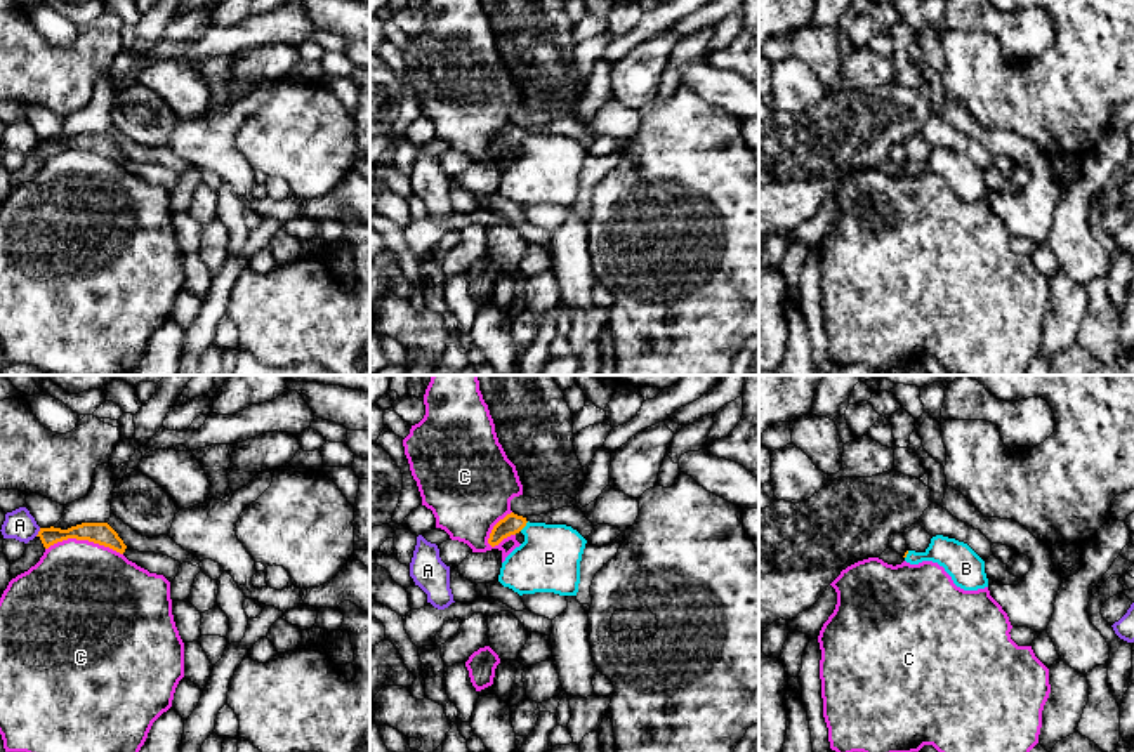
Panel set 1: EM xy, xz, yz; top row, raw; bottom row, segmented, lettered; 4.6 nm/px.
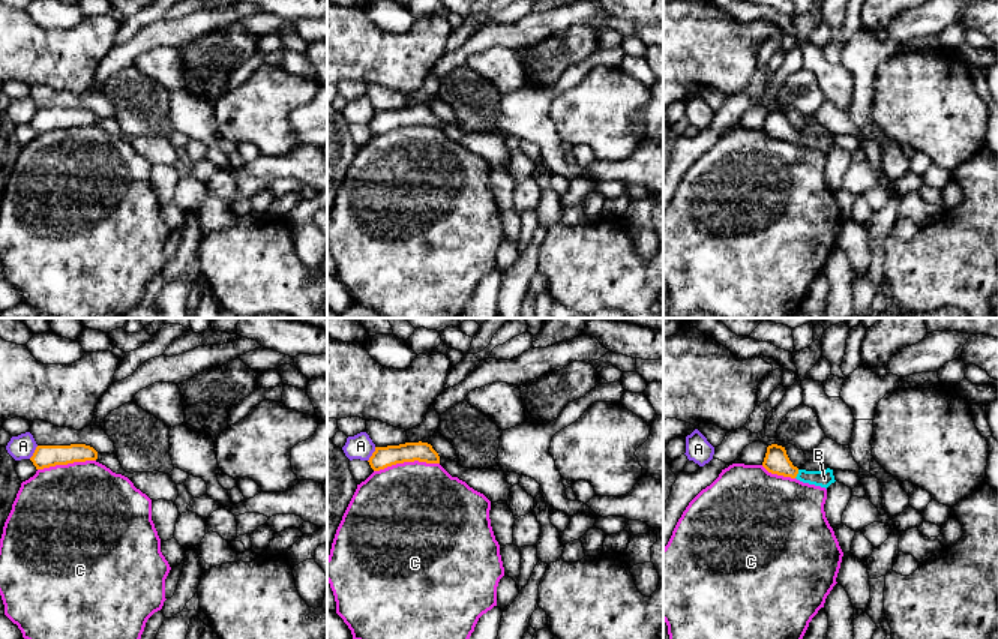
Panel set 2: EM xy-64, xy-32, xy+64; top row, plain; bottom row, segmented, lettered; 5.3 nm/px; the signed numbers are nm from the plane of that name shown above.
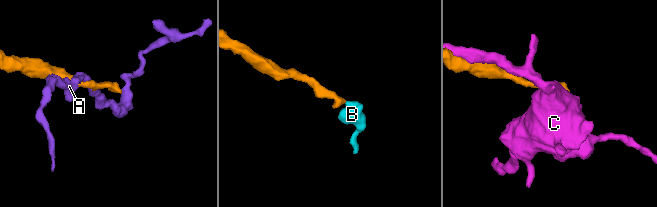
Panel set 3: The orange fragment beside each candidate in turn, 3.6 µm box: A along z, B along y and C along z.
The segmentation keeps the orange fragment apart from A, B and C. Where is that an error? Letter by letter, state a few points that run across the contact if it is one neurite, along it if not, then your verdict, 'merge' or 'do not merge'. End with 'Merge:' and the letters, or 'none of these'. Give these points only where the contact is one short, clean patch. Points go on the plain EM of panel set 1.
A: do not merge
B: line xz (513, 134), (523, 138), (549, 164), (549, 169); merge
C: do not merge
Merge: B

